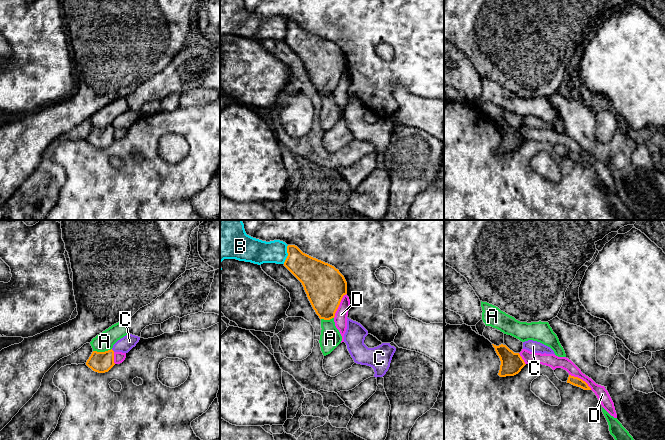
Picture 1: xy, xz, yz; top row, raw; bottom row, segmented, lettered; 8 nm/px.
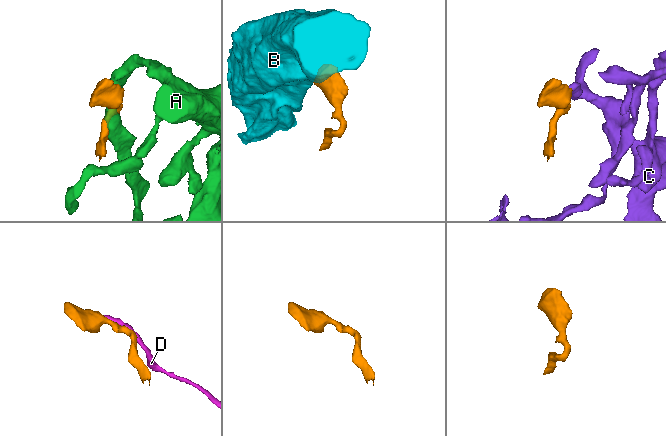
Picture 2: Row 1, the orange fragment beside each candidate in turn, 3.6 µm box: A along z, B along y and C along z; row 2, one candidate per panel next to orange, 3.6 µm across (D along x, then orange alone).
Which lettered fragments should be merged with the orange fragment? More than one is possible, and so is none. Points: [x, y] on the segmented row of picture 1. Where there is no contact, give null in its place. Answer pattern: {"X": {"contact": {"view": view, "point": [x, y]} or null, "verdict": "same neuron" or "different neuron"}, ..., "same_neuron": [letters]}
{"A": {"contact": {"view": "xy", "point": [102, 352]}, "verdict": "different neuron"}, "B": {"contact": {"view": "xz", "point": [288, 254]}, "verdict": "different neuron"}, "C": {"contact": {"view": "xy", "point": [112, 350]}, "verdict": "different neuron"}, "D": {"contact": {"view": "xz", "point": [339, 304]}, "verdict": "different neuron"}, "same_neuron": []}

